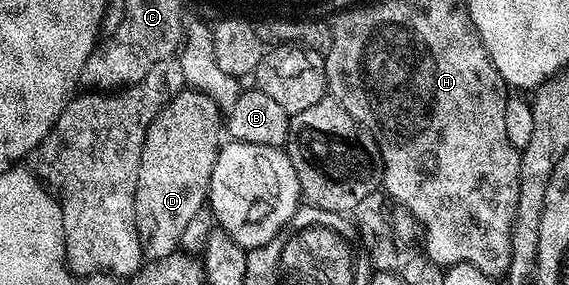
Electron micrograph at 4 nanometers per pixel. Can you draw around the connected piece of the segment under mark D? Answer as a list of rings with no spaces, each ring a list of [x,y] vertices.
[[[189,86],[179,92],[150,122],[142,146],[138,186],[134,194],[136,229],[145,261],[166,258],[177,251],[186,226],[193,220],[194,214],[205,207],[210,178],[214,174],[214,162],[222,147],[220,132],[222,136],[222,111],[219,106],[208,94]]]

